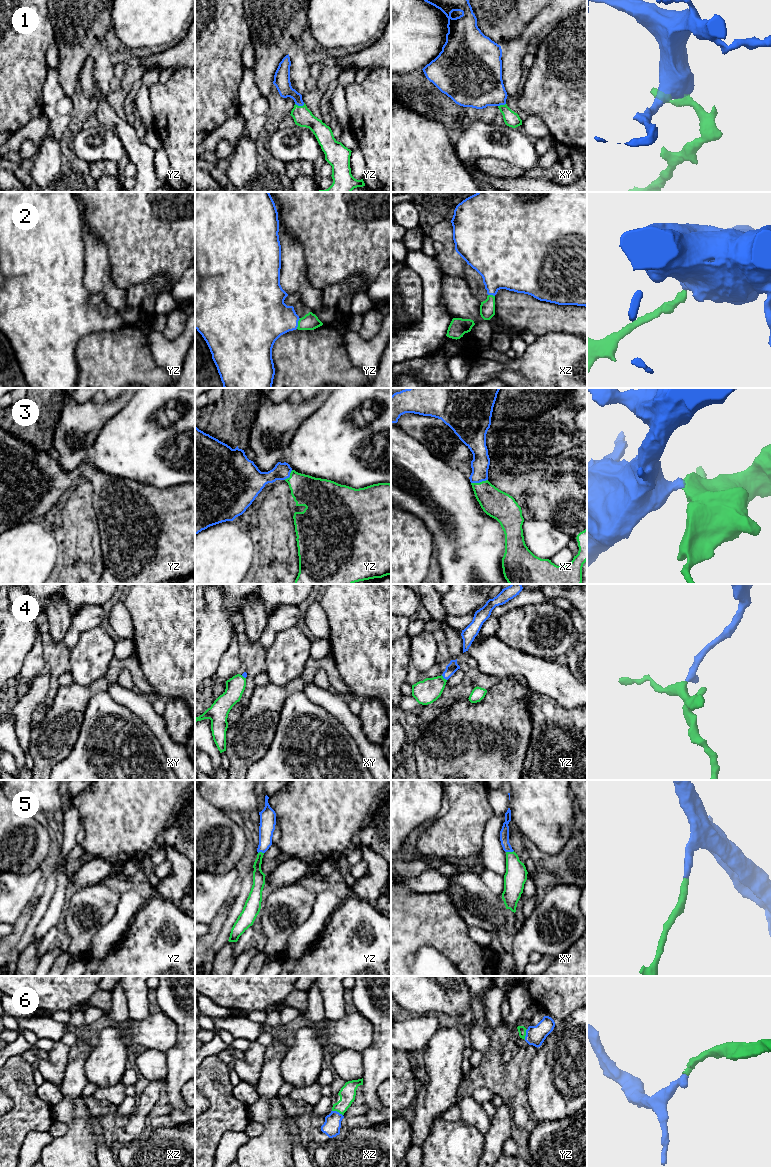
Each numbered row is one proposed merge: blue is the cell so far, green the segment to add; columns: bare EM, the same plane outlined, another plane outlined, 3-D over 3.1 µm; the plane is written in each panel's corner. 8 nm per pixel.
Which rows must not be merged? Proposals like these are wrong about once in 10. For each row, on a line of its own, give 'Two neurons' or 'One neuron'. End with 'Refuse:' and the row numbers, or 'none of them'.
1: One neuron
2: One neuron
3: One neuron
4: One neuron
5: One neuron
6: One neuron
Refuse: none of them

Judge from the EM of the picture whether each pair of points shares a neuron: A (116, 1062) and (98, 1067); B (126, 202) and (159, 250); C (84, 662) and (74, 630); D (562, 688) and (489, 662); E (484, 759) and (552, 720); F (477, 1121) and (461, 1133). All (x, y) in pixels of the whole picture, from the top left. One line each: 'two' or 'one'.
A: one
B: one
C: two
D: one
E: two
F: two

